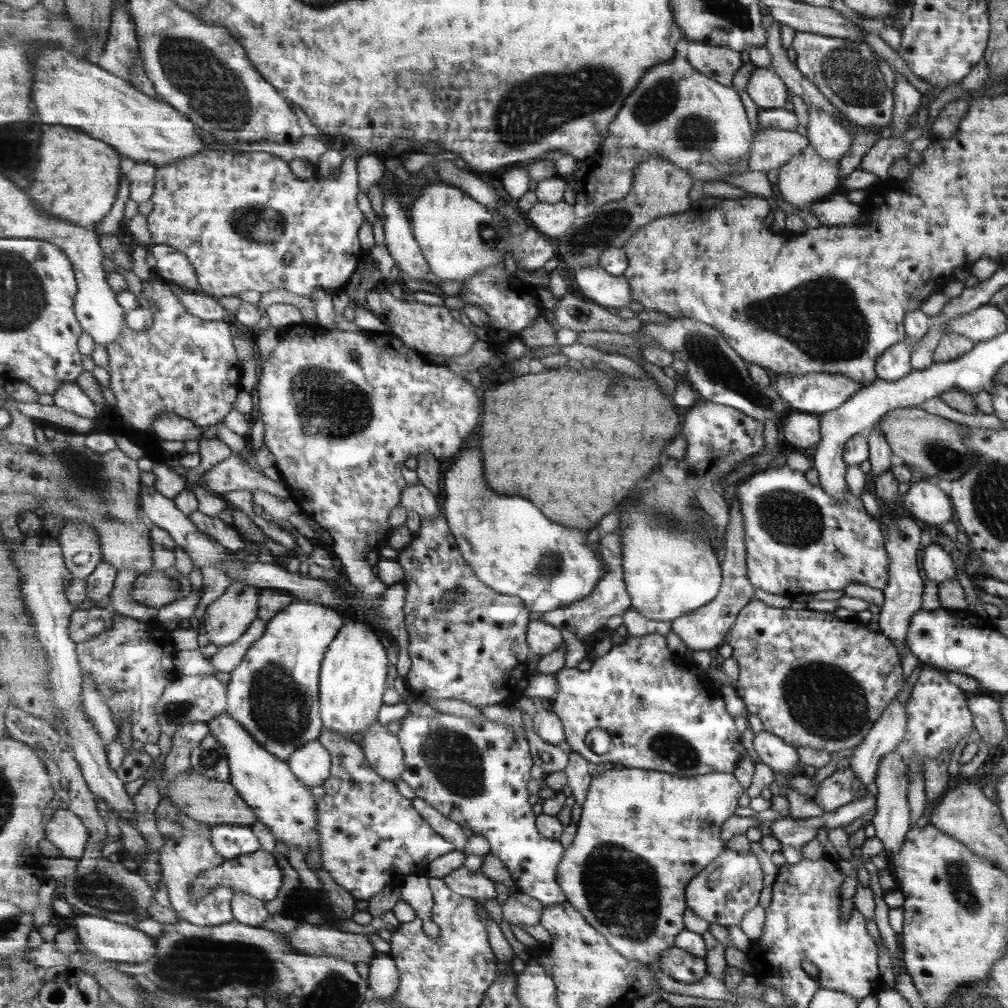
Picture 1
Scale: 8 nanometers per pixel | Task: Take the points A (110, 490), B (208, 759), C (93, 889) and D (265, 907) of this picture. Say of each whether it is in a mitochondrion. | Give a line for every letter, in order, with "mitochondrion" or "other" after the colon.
A: mitochondrion
B: mitochondrion
C: mitochondrion
D: other

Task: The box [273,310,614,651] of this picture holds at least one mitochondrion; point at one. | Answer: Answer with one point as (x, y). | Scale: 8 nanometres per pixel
(352, 413)

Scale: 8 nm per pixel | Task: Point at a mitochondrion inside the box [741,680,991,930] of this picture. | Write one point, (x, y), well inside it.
(956, 874)

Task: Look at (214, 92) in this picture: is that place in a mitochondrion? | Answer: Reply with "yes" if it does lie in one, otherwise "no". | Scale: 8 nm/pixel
yes

